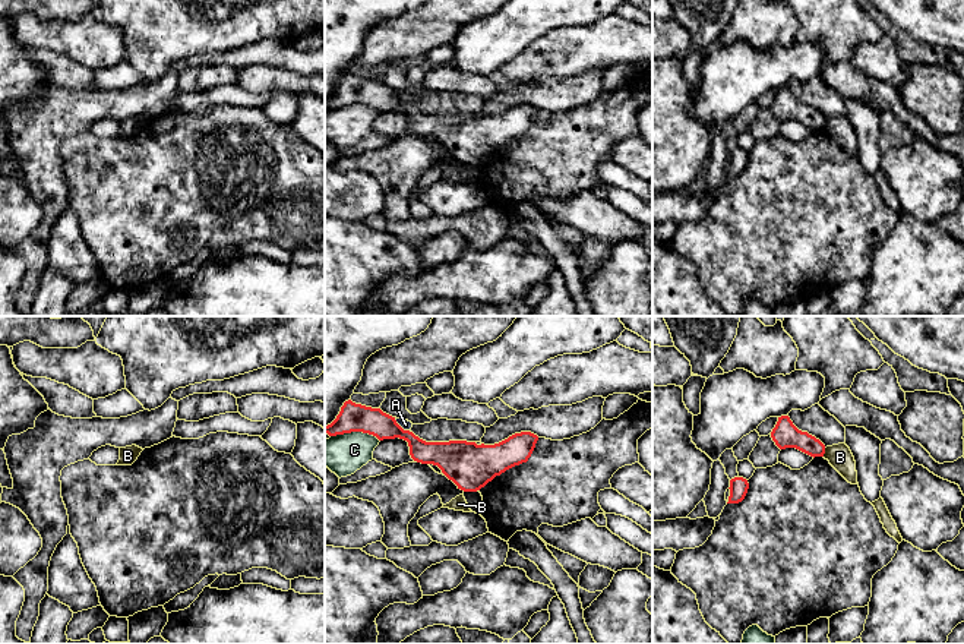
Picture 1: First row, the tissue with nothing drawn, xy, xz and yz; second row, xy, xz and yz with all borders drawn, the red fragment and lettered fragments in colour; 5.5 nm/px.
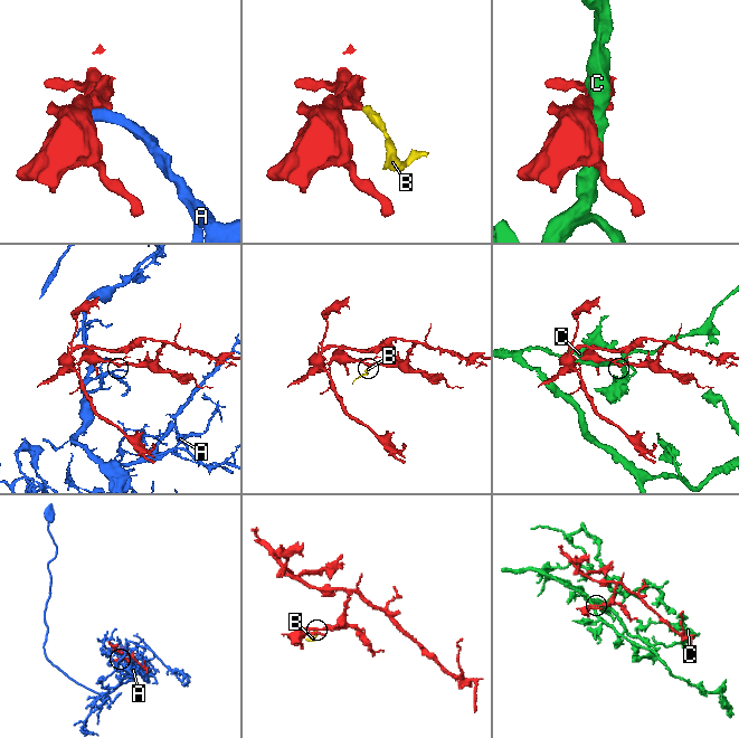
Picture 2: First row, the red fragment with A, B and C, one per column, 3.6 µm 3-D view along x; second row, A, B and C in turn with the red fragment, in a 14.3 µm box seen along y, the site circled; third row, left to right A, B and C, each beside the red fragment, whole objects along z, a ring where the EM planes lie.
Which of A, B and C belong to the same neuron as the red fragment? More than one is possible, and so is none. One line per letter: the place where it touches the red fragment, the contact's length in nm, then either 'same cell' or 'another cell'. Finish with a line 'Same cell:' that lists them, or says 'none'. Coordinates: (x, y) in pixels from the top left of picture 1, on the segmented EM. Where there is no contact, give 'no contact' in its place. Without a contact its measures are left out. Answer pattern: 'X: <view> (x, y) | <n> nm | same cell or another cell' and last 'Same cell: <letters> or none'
A: xz (400, 426) | 130 nm | another cell
B: yz (824, 452) | 50 nm | another cell
C: xz (356, 431) | 280 nm | another cell
Same cell: none

